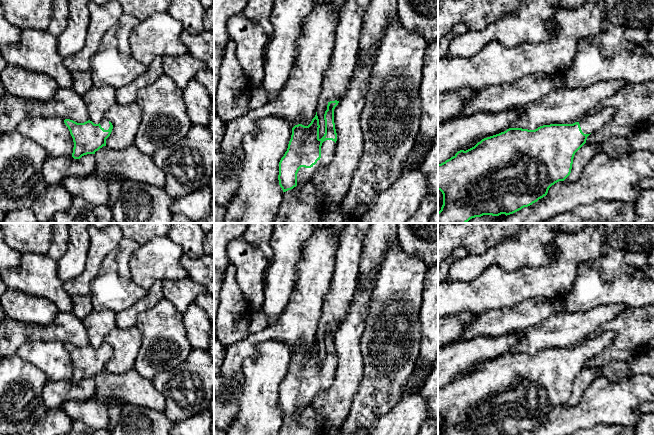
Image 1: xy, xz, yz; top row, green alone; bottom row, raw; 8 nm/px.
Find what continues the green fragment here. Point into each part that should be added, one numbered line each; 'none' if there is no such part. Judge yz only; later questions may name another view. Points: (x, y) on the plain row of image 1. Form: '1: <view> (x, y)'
1: yz (592, 347)

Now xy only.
1: xy (104, 347)

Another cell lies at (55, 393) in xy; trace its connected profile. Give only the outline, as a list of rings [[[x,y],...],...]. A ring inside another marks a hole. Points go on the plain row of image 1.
[[[87,378],[80,383],[74,383],[72,379],[53,381],[48,379],[42,390],[42,398],[49,410],[61,408],[66,401],[84,401],[94,397],[96,384],[94,378]]]

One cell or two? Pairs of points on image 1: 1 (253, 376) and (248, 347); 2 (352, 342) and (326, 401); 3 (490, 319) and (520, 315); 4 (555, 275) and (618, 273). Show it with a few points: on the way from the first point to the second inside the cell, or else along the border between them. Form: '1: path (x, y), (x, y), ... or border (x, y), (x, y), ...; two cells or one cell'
1: border (267, 340), (244, 360), (244, 379); two cells
2: path (349, 357), (349, 372), (346, 381), (341, 386); one cell
3: path (497, 319), (513, 318); one cell
4: border (595, 259), (579, 266), (572, 286), (563, 293); two cells

